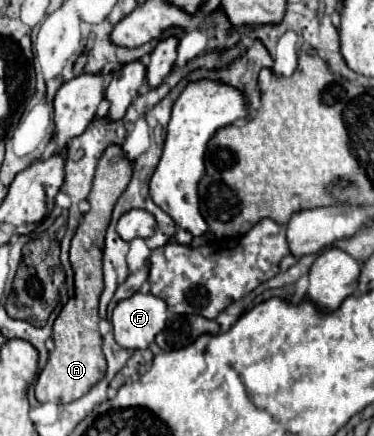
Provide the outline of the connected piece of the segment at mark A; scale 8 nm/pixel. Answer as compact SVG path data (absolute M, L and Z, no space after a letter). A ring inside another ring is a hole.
M109 146L99 164L93 178L93 188L89 194L91 210L83 216L83 222L79 224L73 240L71 240L71 266L75 272L75 296L63 306L63 312L53 324L53 342L55 350L51 352L47 366L41 370L37 384L35 384L35 398L55 404L69 404L73 400L79 400L85 396L93 384L97 384L107 370L105 356L101 352L101 334L97 330L99 322L99 296L103 290L103 274L101 274L101 256L103 256L103 240L105 230L111 222L113 206L127 188L133 174L133 166L123 154L119 146Z

